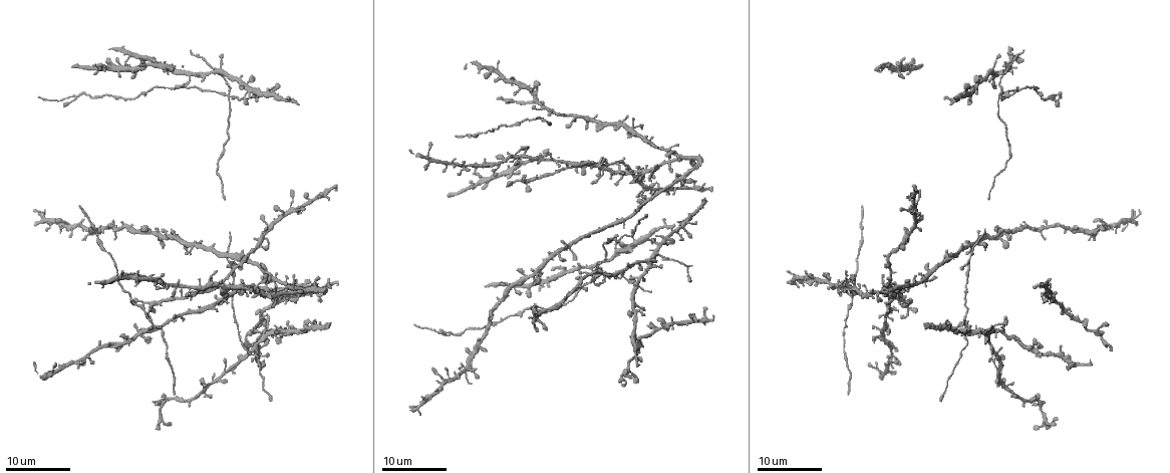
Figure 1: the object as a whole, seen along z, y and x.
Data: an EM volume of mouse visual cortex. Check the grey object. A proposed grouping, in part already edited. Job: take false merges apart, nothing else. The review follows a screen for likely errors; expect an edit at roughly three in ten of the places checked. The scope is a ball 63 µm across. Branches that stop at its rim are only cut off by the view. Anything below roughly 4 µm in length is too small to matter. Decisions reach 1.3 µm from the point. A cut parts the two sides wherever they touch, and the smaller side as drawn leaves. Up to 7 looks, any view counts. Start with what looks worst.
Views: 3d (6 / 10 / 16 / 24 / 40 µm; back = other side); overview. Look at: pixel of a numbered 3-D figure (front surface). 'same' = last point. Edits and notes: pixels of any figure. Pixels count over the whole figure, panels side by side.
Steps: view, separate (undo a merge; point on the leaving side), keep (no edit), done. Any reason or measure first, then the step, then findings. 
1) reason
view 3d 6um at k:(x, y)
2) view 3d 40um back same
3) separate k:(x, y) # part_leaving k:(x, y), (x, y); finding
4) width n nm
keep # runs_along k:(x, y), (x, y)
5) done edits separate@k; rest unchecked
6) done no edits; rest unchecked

thin arm on a thick one
view 3d 16um at 1:(978, 331)

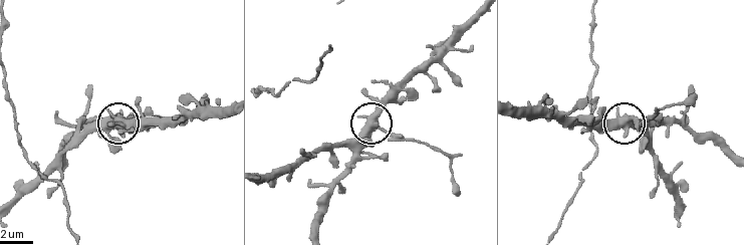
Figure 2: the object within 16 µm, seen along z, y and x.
view 3d 10um at 2:(623, 120)

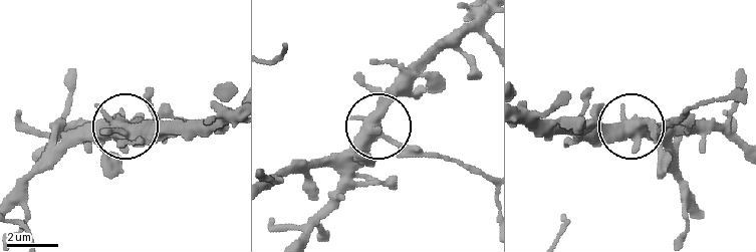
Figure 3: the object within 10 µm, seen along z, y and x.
side_arm 8 um
separate 3:(419, 157) # part_leaving 3:(387, 139), (475, 167), (488, 178); two neurons meet here

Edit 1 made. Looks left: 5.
see it whole again
view overview

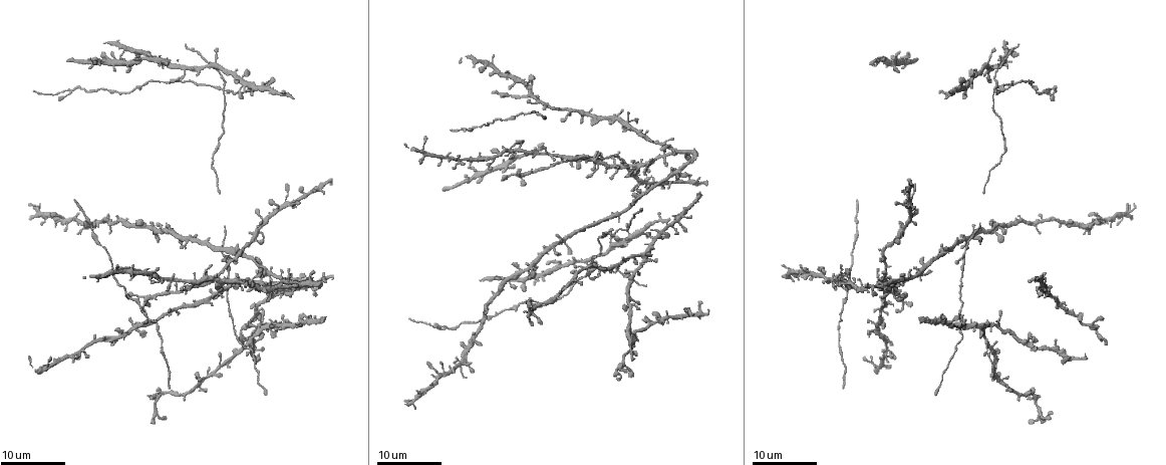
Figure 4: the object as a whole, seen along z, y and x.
four or more arms meet
view 3d 16um at 4:(224, 87)

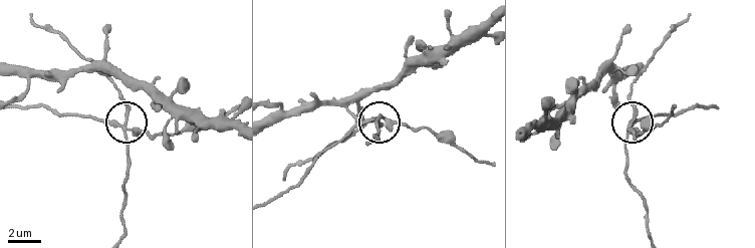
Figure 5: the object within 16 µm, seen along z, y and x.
view 3d 6um at 5:(629, 123)

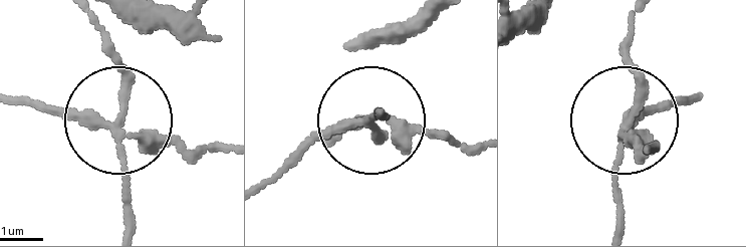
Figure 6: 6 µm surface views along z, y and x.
separate 6:(53, 108) # part_leaving 6:(111, 128), (18, 102); two neurons meet here

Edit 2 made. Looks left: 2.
done edits separate@3, separate@6; rest unchecked

